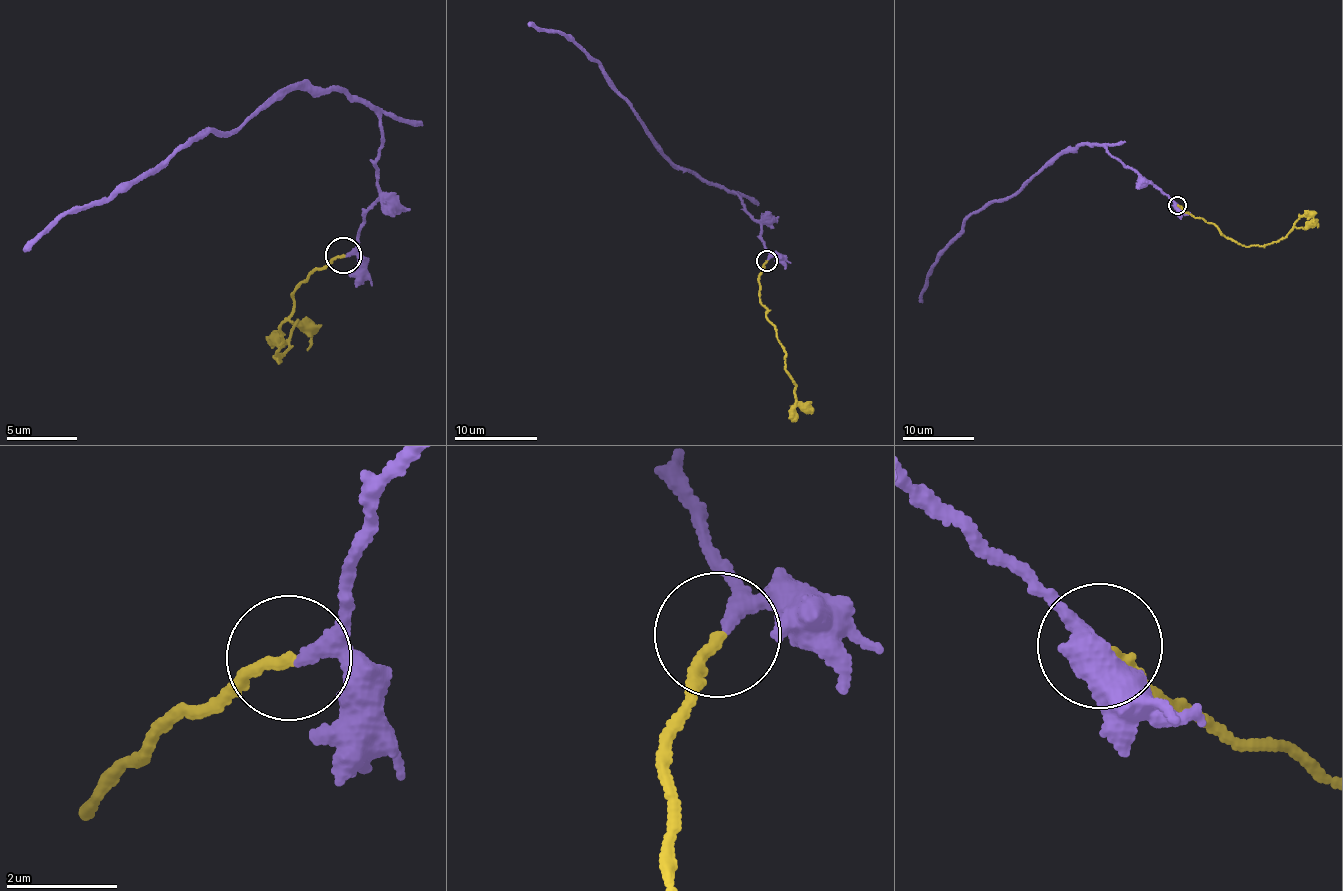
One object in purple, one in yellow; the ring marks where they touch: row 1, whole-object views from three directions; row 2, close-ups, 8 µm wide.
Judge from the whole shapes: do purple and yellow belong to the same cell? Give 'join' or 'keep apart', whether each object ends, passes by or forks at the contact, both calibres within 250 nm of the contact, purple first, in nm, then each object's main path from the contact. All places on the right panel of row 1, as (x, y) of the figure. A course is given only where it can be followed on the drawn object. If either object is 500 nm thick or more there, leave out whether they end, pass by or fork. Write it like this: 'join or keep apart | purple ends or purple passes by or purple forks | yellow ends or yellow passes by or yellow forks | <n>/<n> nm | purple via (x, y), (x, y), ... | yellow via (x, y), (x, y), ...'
join | purple passes by | yellow ends | 200/200 nm | purple via (1177, 204), (1100, 145), (1080, 145), (1011, 196), (991, 200), (965, 219), (928, 272), (922, 302) | yellow via (1177, 204), (1190, 215), (1212, 223), (1225, 236), (1243, 245), (1277, 242), (1301, 217), (1308, 216), (1315, 224)

